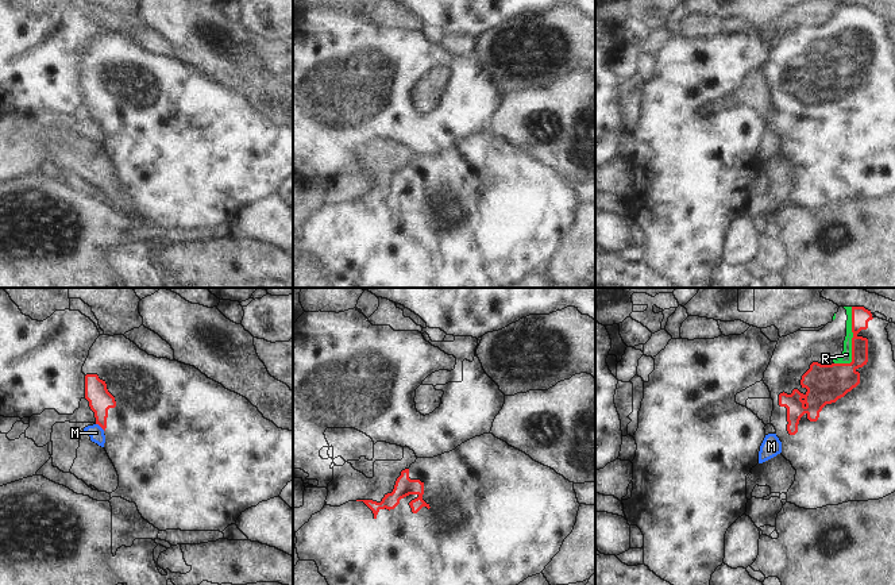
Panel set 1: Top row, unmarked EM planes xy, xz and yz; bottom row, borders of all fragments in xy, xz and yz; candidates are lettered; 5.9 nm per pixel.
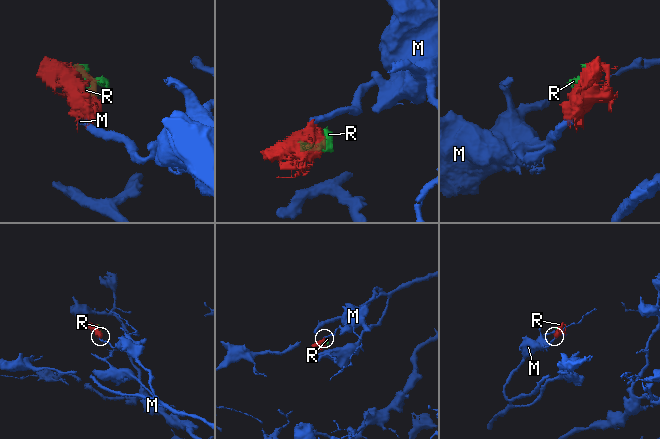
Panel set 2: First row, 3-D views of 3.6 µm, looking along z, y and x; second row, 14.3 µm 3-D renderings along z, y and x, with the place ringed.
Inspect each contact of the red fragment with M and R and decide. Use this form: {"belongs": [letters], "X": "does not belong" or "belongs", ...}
{"belongs": ["R"], "M": "does not belong", "R": "belongs"}

